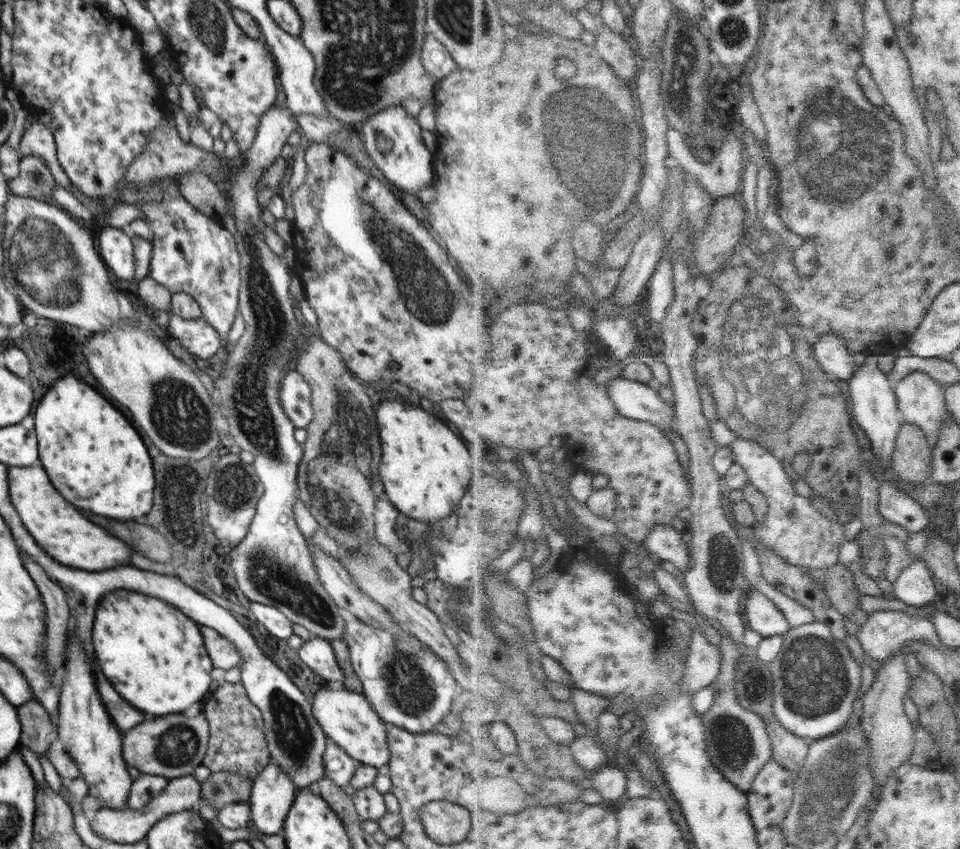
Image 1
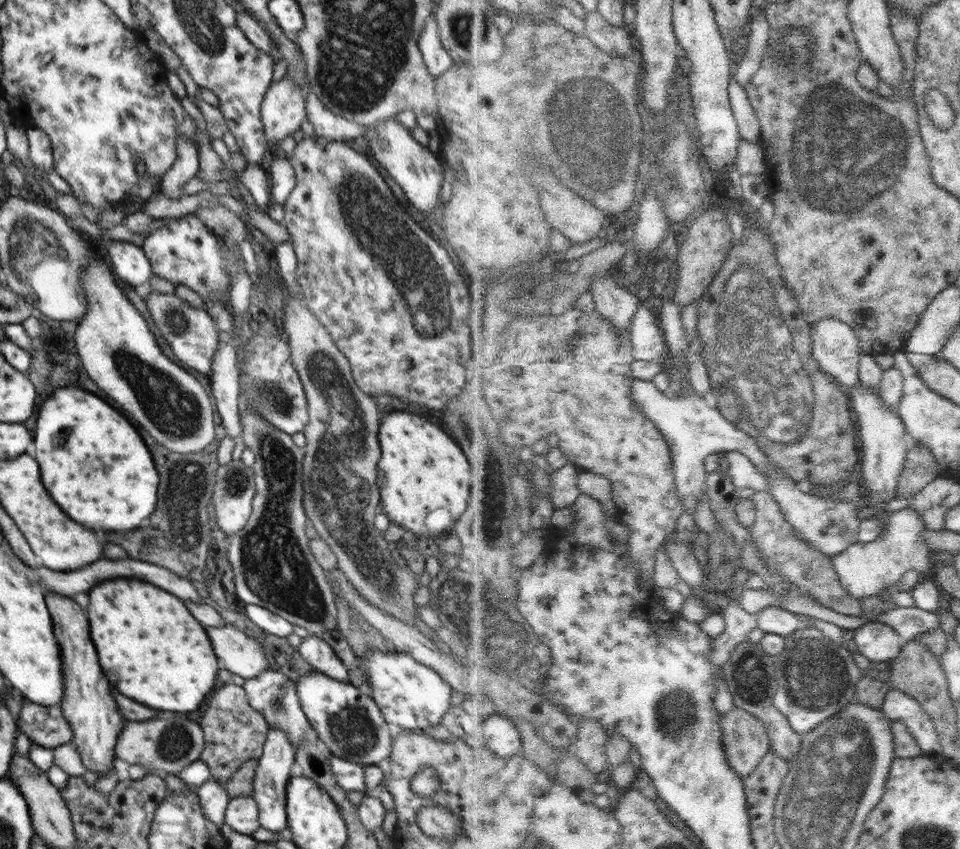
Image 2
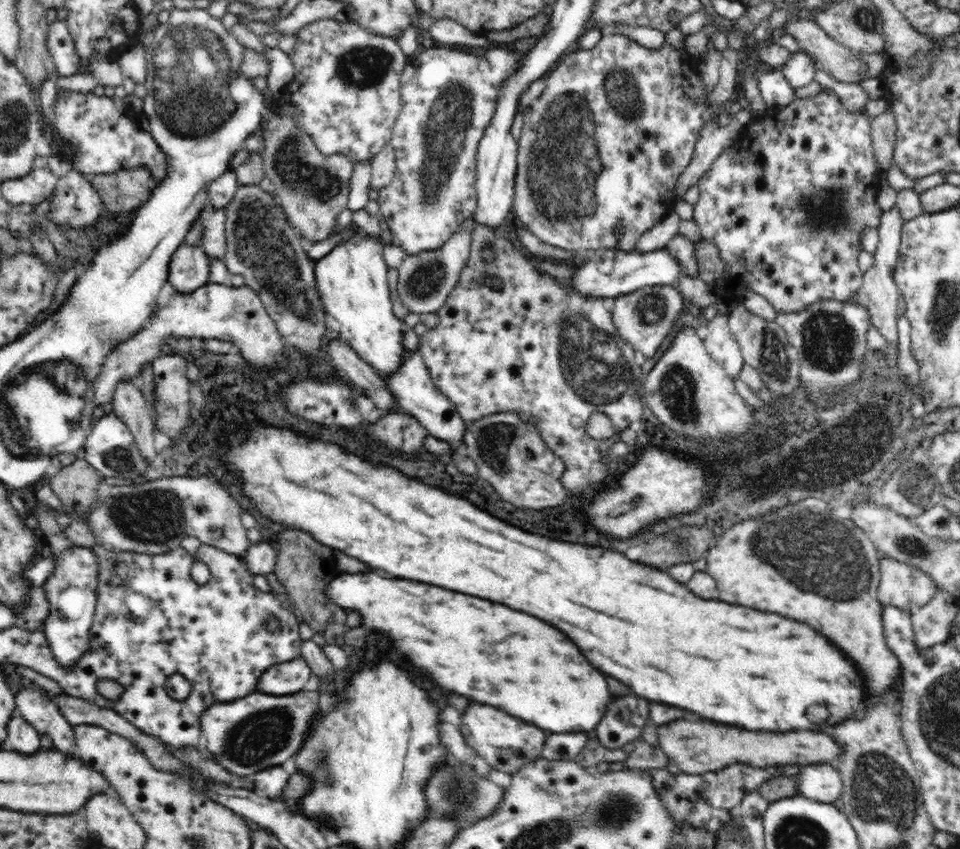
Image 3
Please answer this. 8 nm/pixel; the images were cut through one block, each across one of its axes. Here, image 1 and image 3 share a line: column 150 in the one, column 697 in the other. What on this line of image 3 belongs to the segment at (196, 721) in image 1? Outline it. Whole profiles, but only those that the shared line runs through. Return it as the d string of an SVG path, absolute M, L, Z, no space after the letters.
M676 720L670 724L657 726L659 747L664 754L678 766L680 772L686 774L704 774L716 772L736 762L749 764L752 768L770 768L770 766L796 764L800 767L816 763L833 764L838 760L841 746L830 736L810 730L794 730L794 732L750 732L730 726L718 726L714 722L690 722Z

